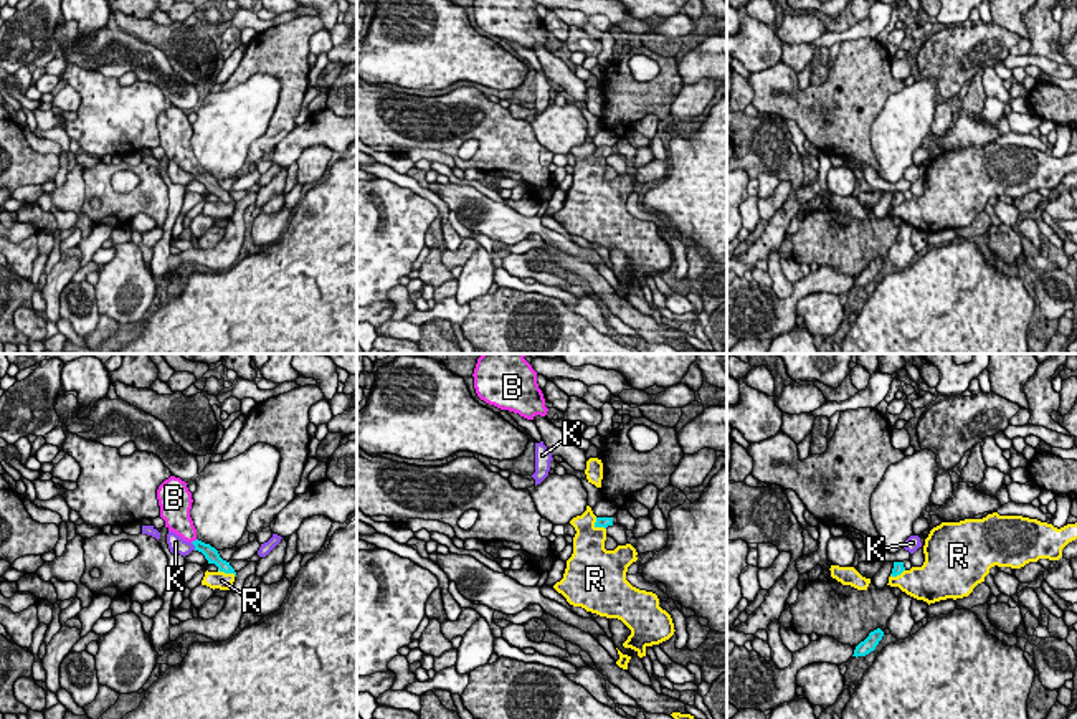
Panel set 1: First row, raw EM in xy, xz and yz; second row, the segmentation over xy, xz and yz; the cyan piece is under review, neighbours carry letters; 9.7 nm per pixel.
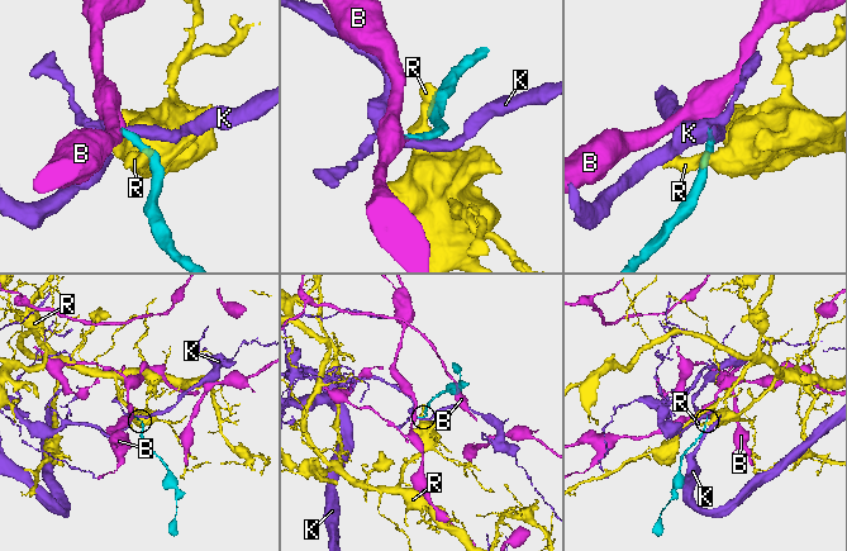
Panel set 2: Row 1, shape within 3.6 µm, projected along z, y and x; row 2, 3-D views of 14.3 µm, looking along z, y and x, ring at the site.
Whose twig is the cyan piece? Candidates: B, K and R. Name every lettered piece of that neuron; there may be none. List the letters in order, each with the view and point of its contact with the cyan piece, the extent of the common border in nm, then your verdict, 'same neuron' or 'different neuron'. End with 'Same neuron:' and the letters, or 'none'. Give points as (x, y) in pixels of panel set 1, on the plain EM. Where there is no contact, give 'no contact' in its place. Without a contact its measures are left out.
B: meets cyan in xy at (194, 171); contact 70 nm long; same neuron
K: meets cyan in xy at (194, 174); contact 100 nm long; different neuron
R: meets cyan in xz at (597, 156); contact 160 nm long; different neuron
Same neuron: B

